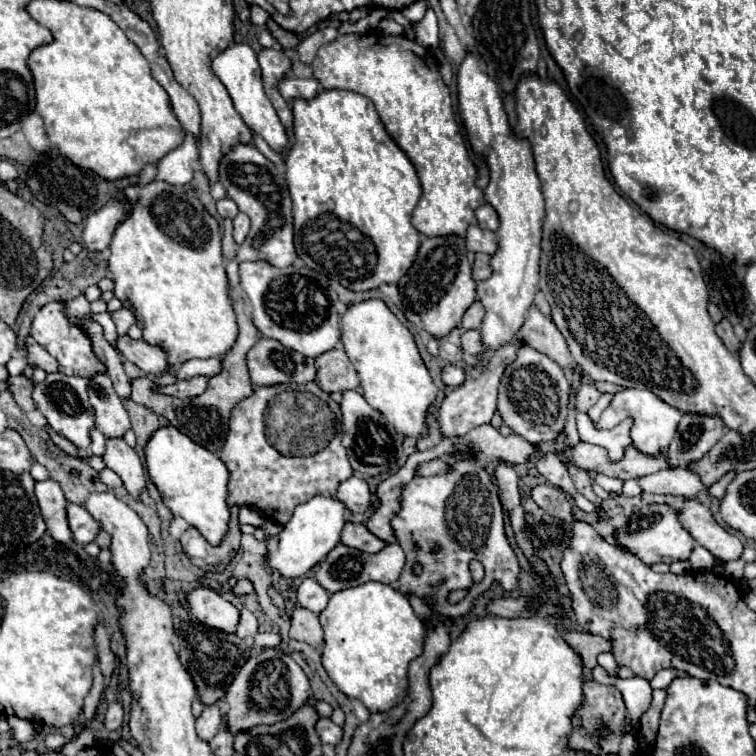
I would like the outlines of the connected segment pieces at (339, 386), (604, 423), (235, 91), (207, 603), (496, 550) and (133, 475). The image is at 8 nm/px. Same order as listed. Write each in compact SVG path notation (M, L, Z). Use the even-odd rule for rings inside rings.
M329 350L315 358L317 386L325 392L345 392L359 386L359 376L343 350Z
M631 388L631 390L623 390L623 392L615 394L613 402L601 414L599 428L613 428L621 420L625 420L627 416L631 416L635 420L635 424L631 428L633 446L639 448L641 452L651 452L651 456L655 456L655 452L663 452L663 448L667 448L669 442L673 440L673 436L677 432L677 424L681 420L681 410L669 406L667 402L657 398L649 390L635 390L635 388Z
M233 44L231 48L227 48L225 52L221 52L215 60L213 60L213 72L217 74L217 78L225 84L235 110L241 114L243 122L259 136L263 136L263 140L275 150L275 152L287 152L289 150L289 136L273 108L273 104L269 102L269 98L265 96L263 90L263 80L261 80L261 68L257 62L257 54L251 46L247 44Z
M195 588L189 594L189 606L193 616L197 618L199 624L205 624L209 628L235 634L237 624L239 624L239 608L221 598L217 592L211 588Z
M455 456L455 460L449 464L451 470L447 474L413 478L407 488L403 488L401 510L393 518L393 528L399 546L407 556L407 564L399 578L401 588L417 594L421 600L433 596L433 608L437 612L449 618L457 618L467 614L475 596L485 592L493 582L501 582L505 590L513 590L517 586L519 562L505 538L503 510L491 474L483 466L463 456ZM431 546L439 546L439 552L431 554ZM471 558L481 560L485 568L485 578L481 582L473 582L471 578ZM415 564L421 564L421 574L413 572ZM465 588L469 596L457 604L447 602L447 596L453 590Z
M107 440L107 454L103 460L107 468L115 470L121 476L131 498L141 502L141 492L147 488L147 480L137 452L129 448L125 440Z

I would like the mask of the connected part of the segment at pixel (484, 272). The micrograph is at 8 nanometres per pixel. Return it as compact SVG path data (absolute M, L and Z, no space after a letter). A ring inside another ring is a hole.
M483 252L475 254L473 276L475 276L475 280L477 280L477 282L481 282L481 280L485 280L485 278L489 278L489 276L491 276L491 272L493 272L493 270L491 270L489 260L491 260L491 256L489 256L489 254L483 254Z

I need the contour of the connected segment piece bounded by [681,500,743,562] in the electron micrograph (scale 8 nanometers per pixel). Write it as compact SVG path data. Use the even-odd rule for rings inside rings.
M685 500L685 504L681 506L681 520L701 546L705 546L723 562L741 558L743 542L735 534L729 534L725 528L721 528L707 506Z

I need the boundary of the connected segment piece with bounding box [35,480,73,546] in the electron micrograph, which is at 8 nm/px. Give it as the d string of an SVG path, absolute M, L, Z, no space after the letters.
M45 480L35 484L35 496L43 514L43 520L47 524L49 534L61 542L61 544L73 544L73 534L69 530L67 522L67 500L63 496L61 486L55 480Z

